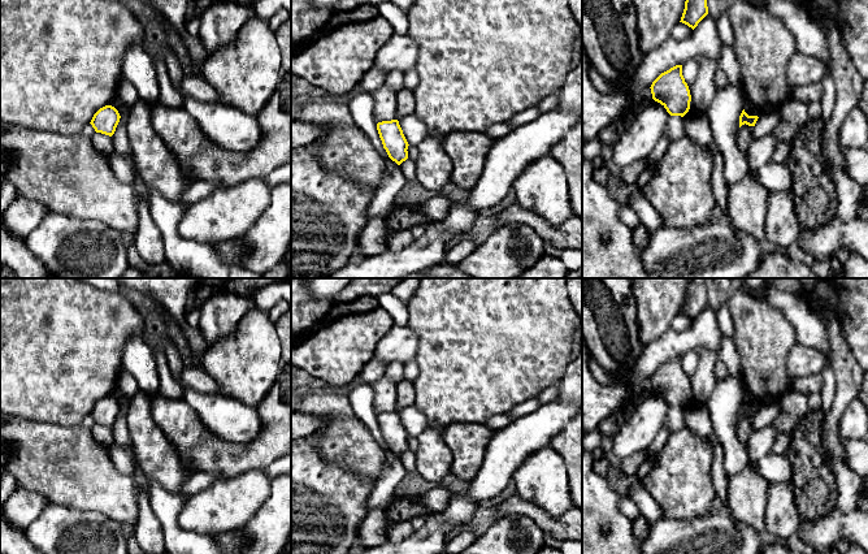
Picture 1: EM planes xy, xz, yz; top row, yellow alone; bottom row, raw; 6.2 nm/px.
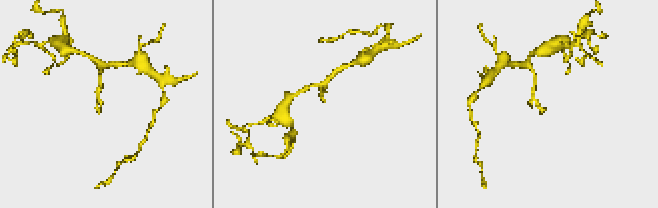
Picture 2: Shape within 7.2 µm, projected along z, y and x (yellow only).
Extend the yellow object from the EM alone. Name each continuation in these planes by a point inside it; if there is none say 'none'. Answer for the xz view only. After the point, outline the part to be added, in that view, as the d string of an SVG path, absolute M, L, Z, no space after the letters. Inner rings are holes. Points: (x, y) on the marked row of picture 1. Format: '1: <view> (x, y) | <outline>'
none

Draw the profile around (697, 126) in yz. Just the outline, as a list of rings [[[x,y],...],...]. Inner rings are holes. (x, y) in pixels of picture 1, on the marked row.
[[[691,108],[683,116],[685,133],[699,147],[707,148],[713,153],[713,169],[711,176],[712,191],[719,208],[728,220],[726,195],[728,187],[724,178],[724,159],[712,135],[711,125],[706,113]]]

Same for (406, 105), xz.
[[[402,88],[396,92],[396,120],[415,113],[416,103],[412,90]]]

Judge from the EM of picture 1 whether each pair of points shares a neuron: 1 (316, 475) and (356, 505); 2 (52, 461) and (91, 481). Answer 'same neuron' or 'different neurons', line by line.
1: same neuron
2: same neuron

